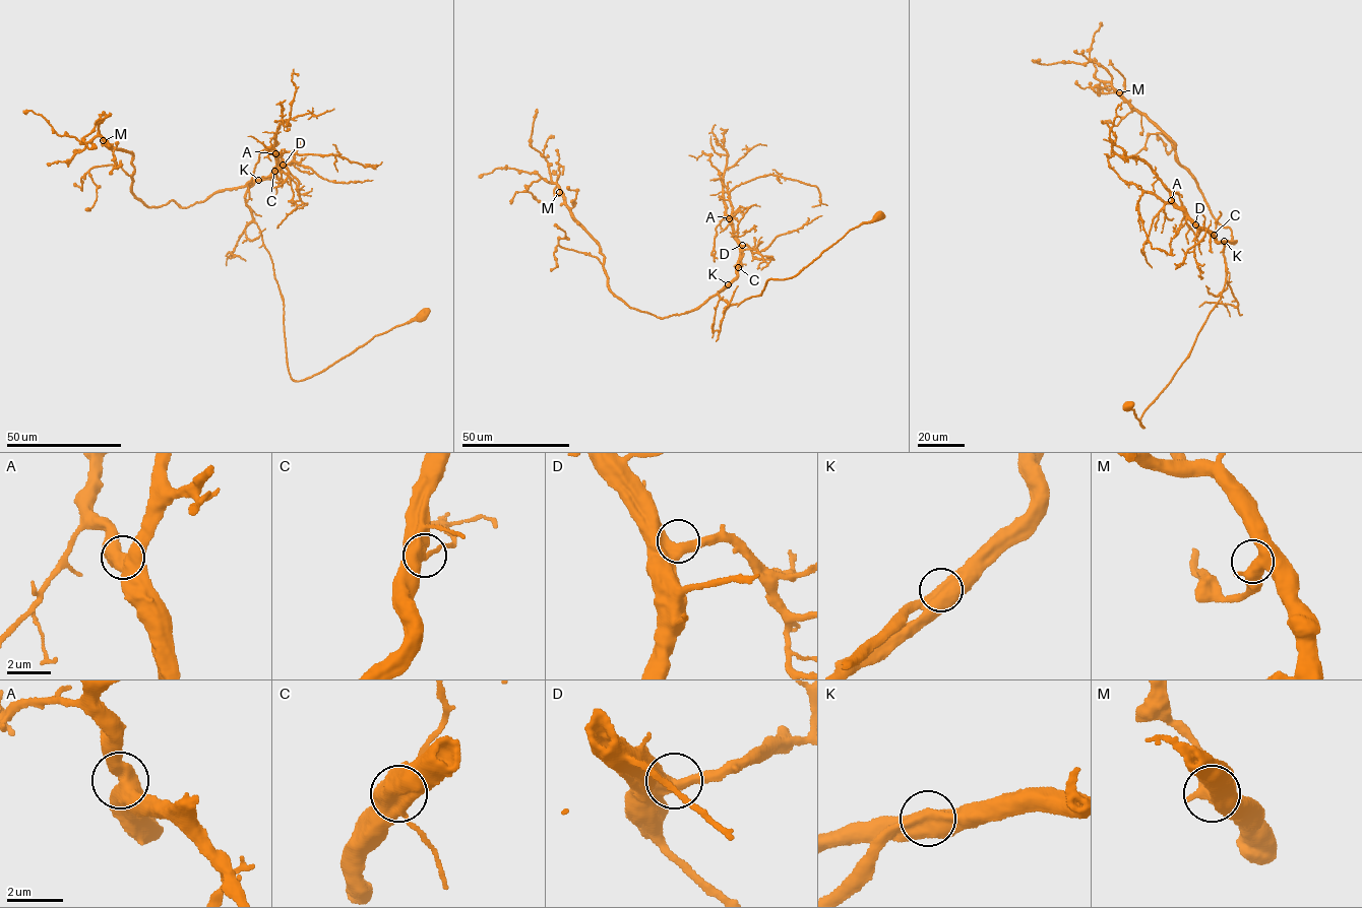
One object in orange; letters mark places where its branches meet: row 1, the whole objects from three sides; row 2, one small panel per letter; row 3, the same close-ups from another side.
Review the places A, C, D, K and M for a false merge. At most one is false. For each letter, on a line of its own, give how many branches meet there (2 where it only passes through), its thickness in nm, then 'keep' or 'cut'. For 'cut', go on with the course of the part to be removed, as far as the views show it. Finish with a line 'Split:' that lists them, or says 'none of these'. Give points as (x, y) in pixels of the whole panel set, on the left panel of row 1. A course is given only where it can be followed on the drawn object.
A: 2 | 650 nm | keep
C: 2 | 440 nm | keep
D: 2 | 500 nm | keep
K: 2 | 650 nm | keep
M: 2 | 600 nm | keep
Split: none of these

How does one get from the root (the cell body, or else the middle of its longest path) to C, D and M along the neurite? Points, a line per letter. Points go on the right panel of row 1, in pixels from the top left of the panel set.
C: (1128, 407), (1143, 428), (1140, 419), (1143, 411), (1188, 355), (1220, 299), (1226, 279), (1225, 243), (1214, 235)
D: (1128, 407), (1143, 428), (1140, 419), (1143, 411), (1188, 355), (1220, 299), (1226, 279), (1225, 243), (1195, 224)
M: (1128, 407), (1143, 428), (1143, 411), (1220, 299), (1224, 243), (1236, 241), (1179, 161), (1175, 143), (1119, 92)

